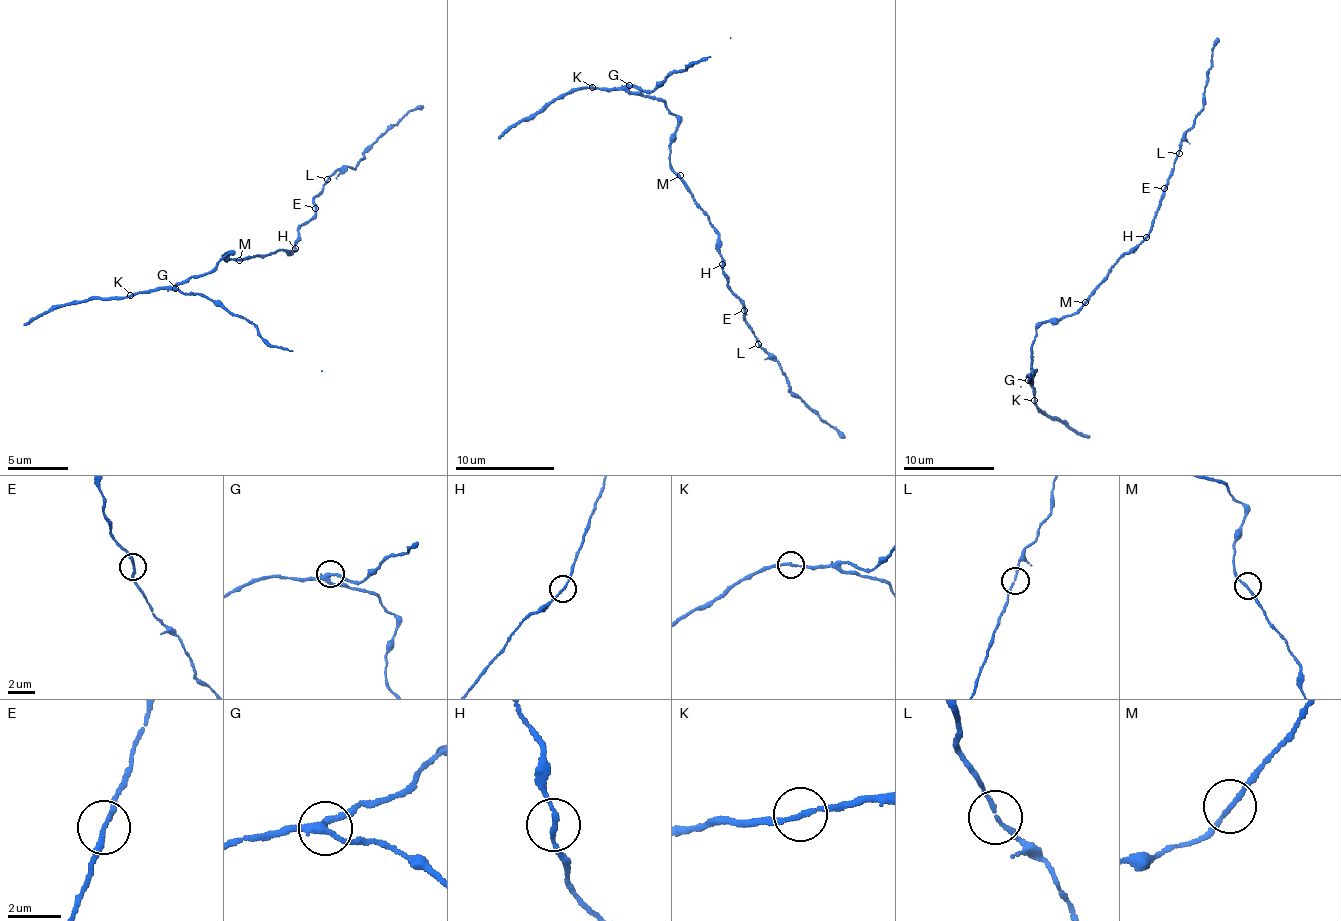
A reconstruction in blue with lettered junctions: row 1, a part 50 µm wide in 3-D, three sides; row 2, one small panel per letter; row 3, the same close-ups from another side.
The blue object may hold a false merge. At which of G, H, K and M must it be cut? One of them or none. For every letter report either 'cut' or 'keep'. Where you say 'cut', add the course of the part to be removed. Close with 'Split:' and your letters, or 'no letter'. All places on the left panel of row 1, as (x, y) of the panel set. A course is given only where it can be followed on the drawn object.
G: keep
H: keep
K: keep
M: keep
Split: no letter

